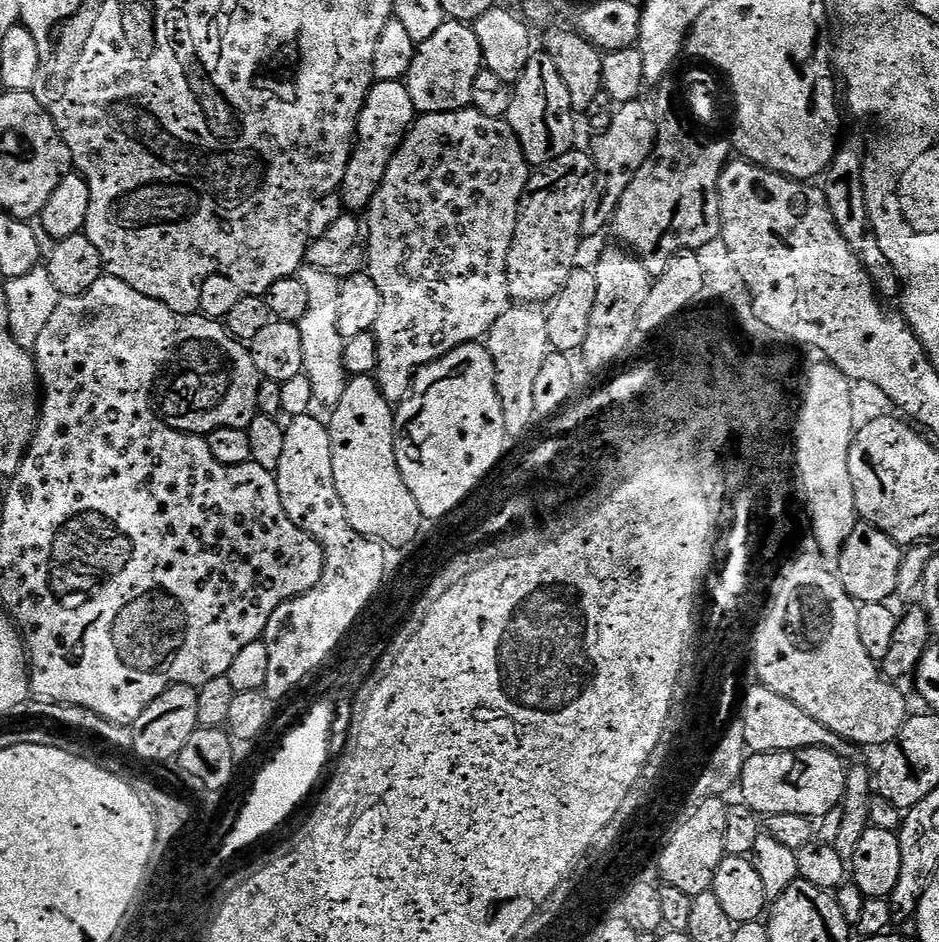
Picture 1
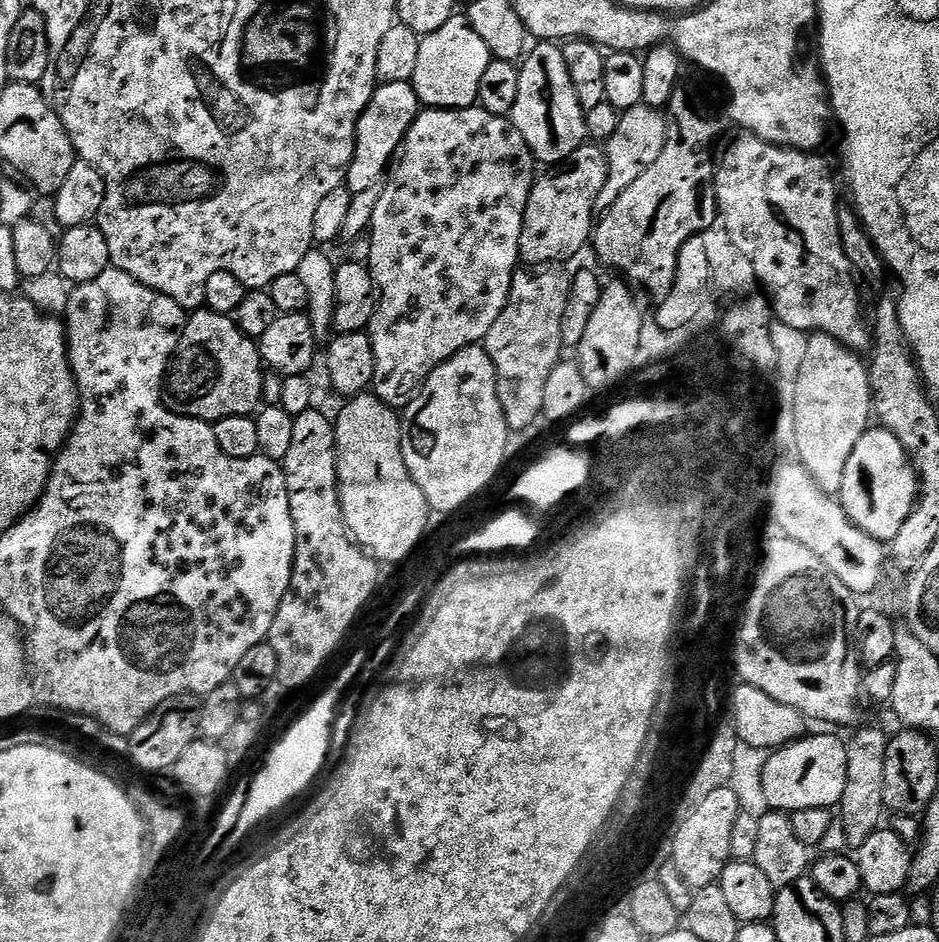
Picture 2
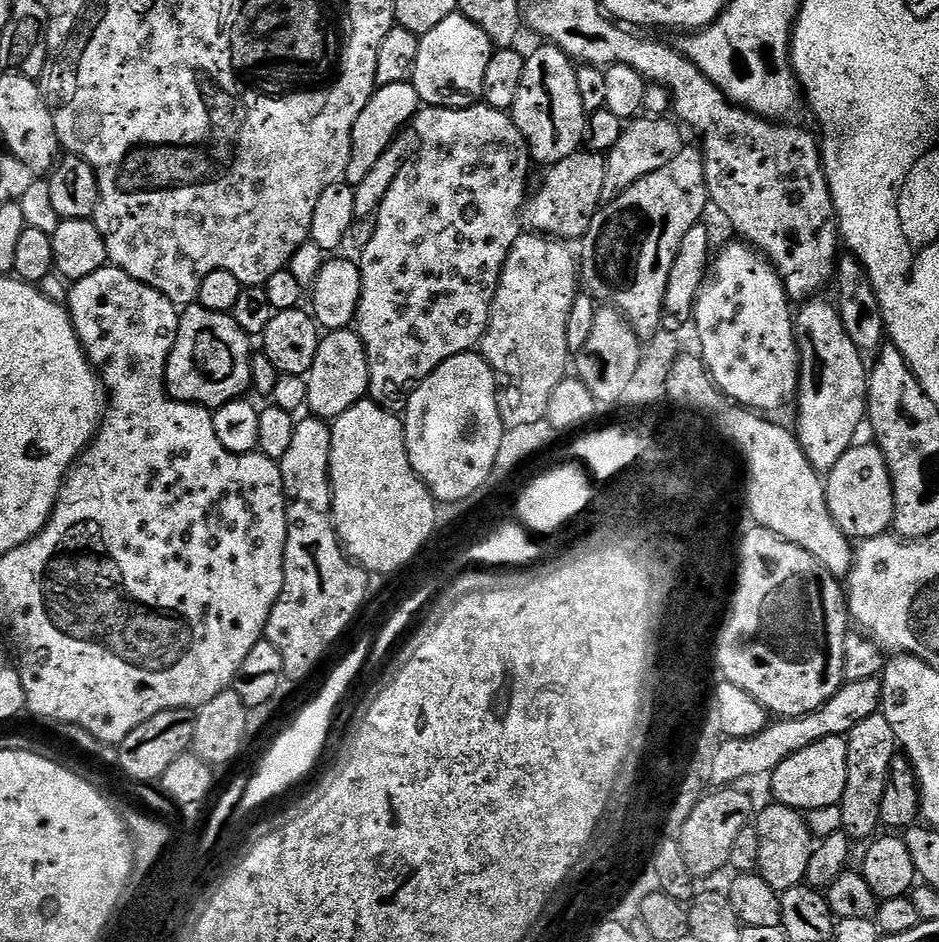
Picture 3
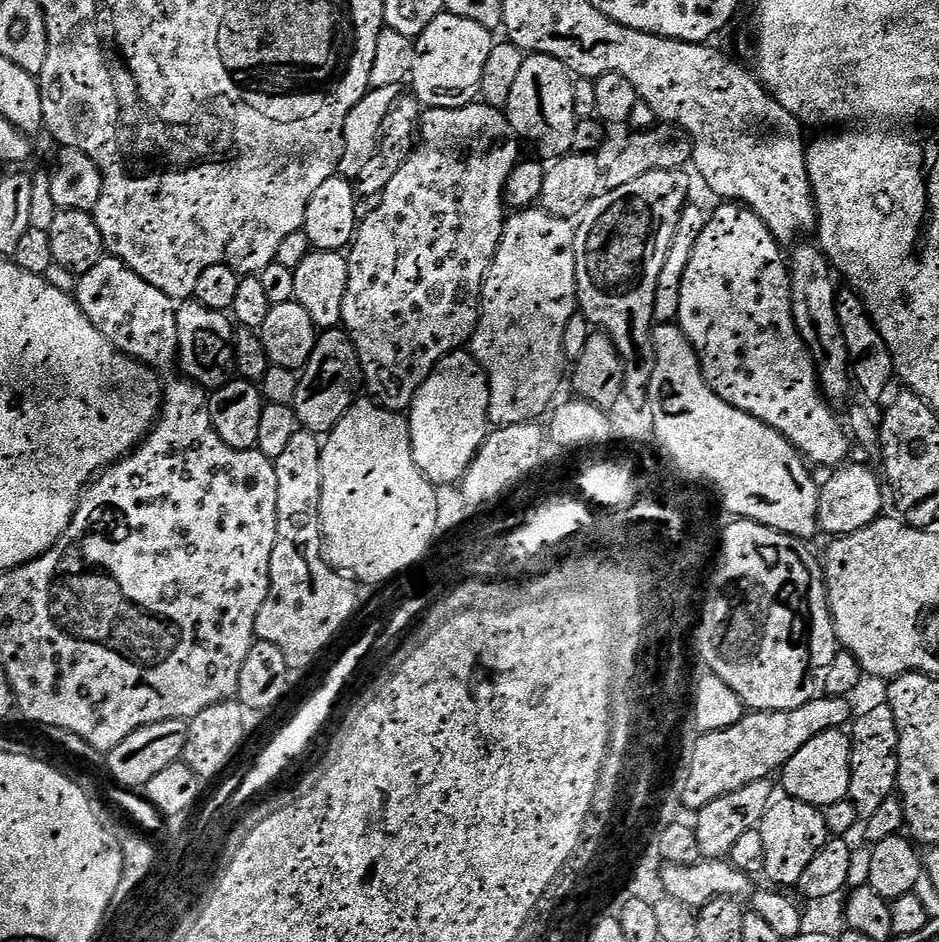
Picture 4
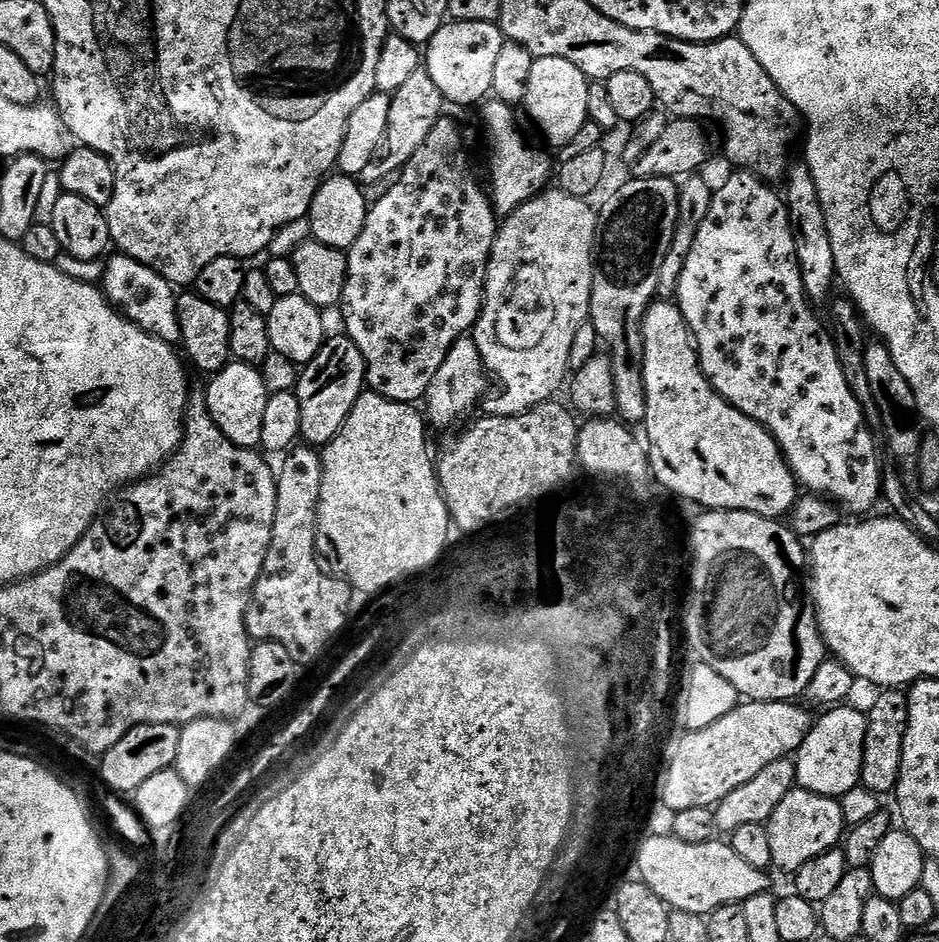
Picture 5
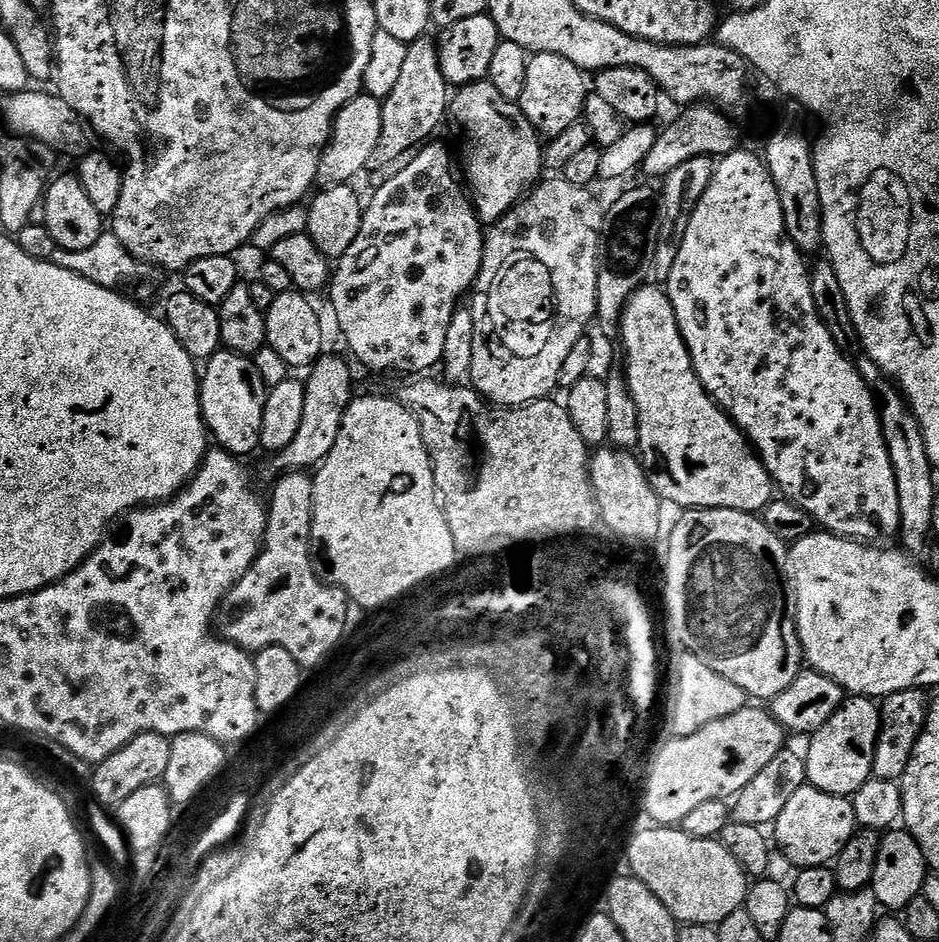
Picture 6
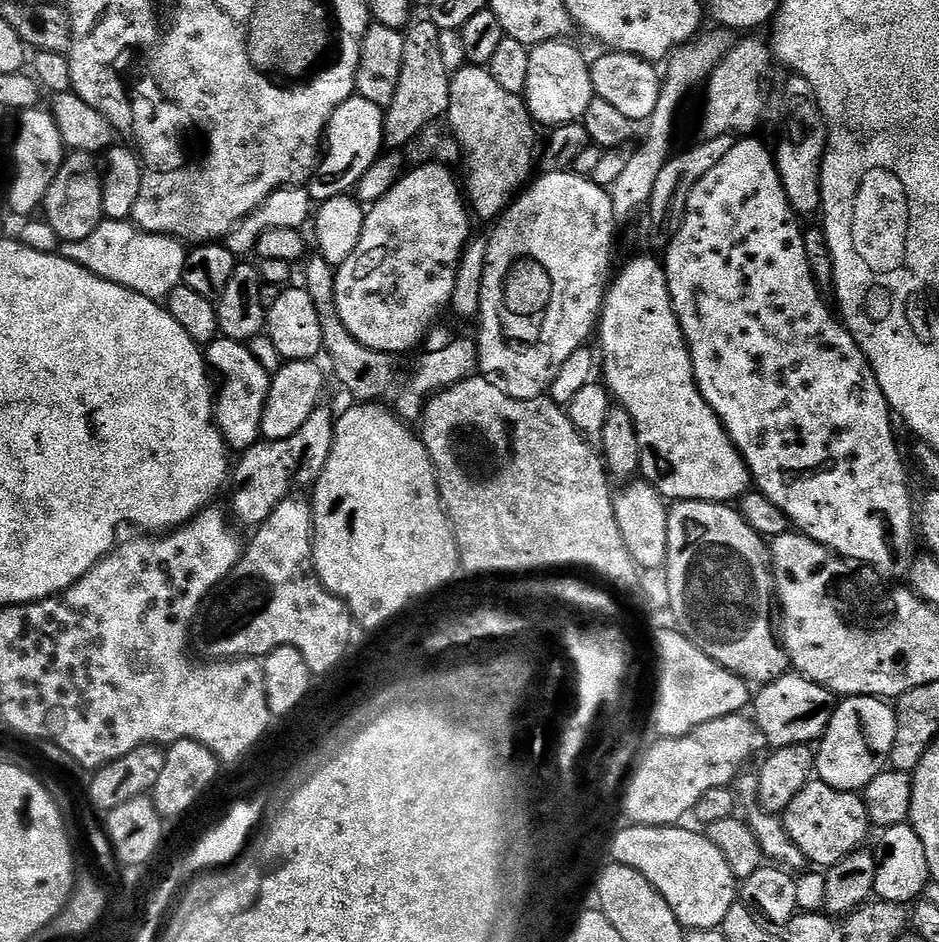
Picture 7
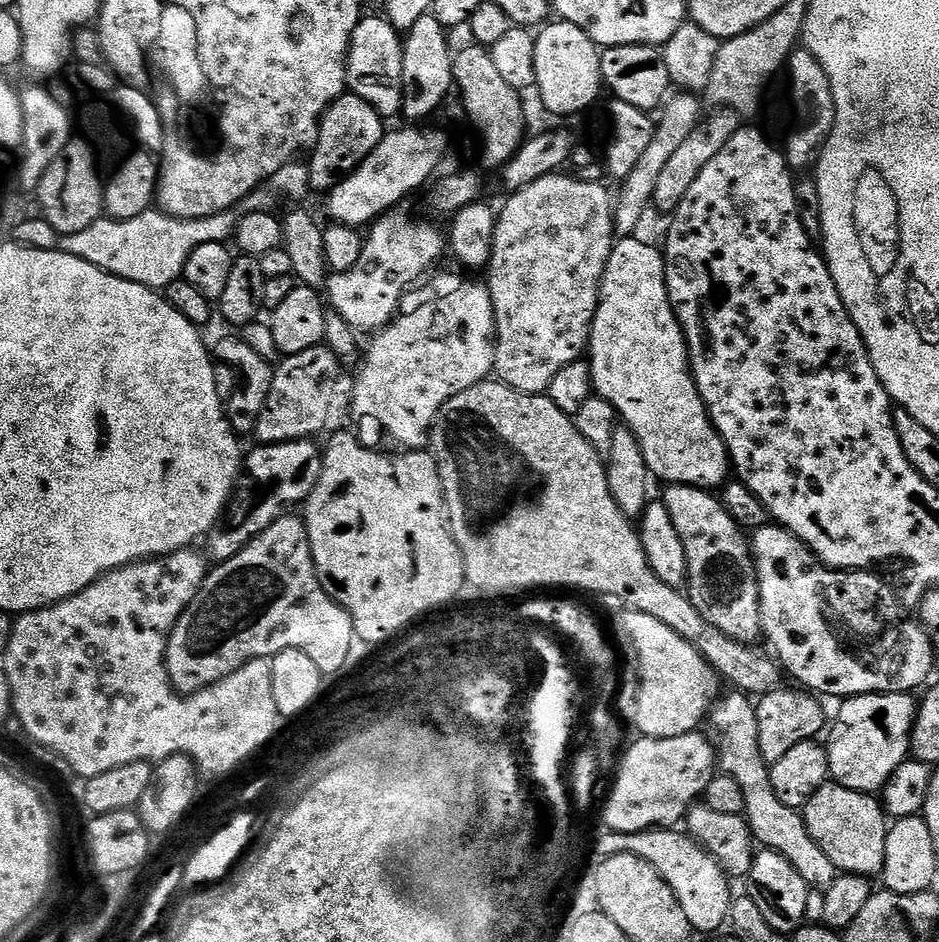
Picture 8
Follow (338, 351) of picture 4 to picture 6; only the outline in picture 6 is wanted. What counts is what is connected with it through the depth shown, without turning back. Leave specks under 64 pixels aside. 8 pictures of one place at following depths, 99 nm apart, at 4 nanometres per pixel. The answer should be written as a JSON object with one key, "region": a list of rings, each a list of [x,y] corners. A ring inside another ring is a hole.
{"region":[[[323,355],[312,366],[310,375],[305,379],[306,407],[303,410],[302,425],[297,437],[290,446],[271,457],[269,464],[264,464],[260,472],[269,482],[286,472],[302,472],[315,469],[324,463],[324,459],[334,450],[341,429],[341,418],[354,398],[352,392],[352,372],[347,362],[338,356]]]}

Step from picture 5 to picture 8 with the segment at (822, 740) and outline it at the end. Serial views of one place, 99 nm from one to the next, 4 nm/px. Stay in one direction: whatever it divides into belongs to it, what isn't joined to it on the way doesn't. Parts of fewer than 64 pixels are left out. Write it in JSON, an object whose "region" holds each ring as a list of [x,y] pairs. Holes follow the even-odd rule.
{"region":[[[885,692],[874,696],[850,696],[836,712],[836,725],[827,733],[826,747],[828,749],[828,775],[835,783],[846,786],[850,790],[858,790],[876,794],[883,789],[884,784],[898,770],[904,760],[909,759],[912,742],[912,727],[916,721],[918,707],[915,699],[906,692]]]}

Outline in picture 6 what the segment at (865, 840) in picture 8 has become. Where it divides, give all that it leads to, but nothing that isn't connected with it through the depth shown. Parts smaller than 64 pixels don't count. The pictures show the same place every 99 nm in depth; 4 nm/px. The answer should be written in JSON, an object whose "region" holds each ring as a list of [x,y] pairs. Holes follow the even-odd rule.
{"region":[[[805,786],[790,797],[790,802],[786,802],[782,814],[778,814],[774,831],[775,847],[779,851],[781,848],[797,869],[822,868],[835,861],[846,842],[850,842],[850,838],[856,835],[858,825],[849,797],[826,794],[817,788]]]}

